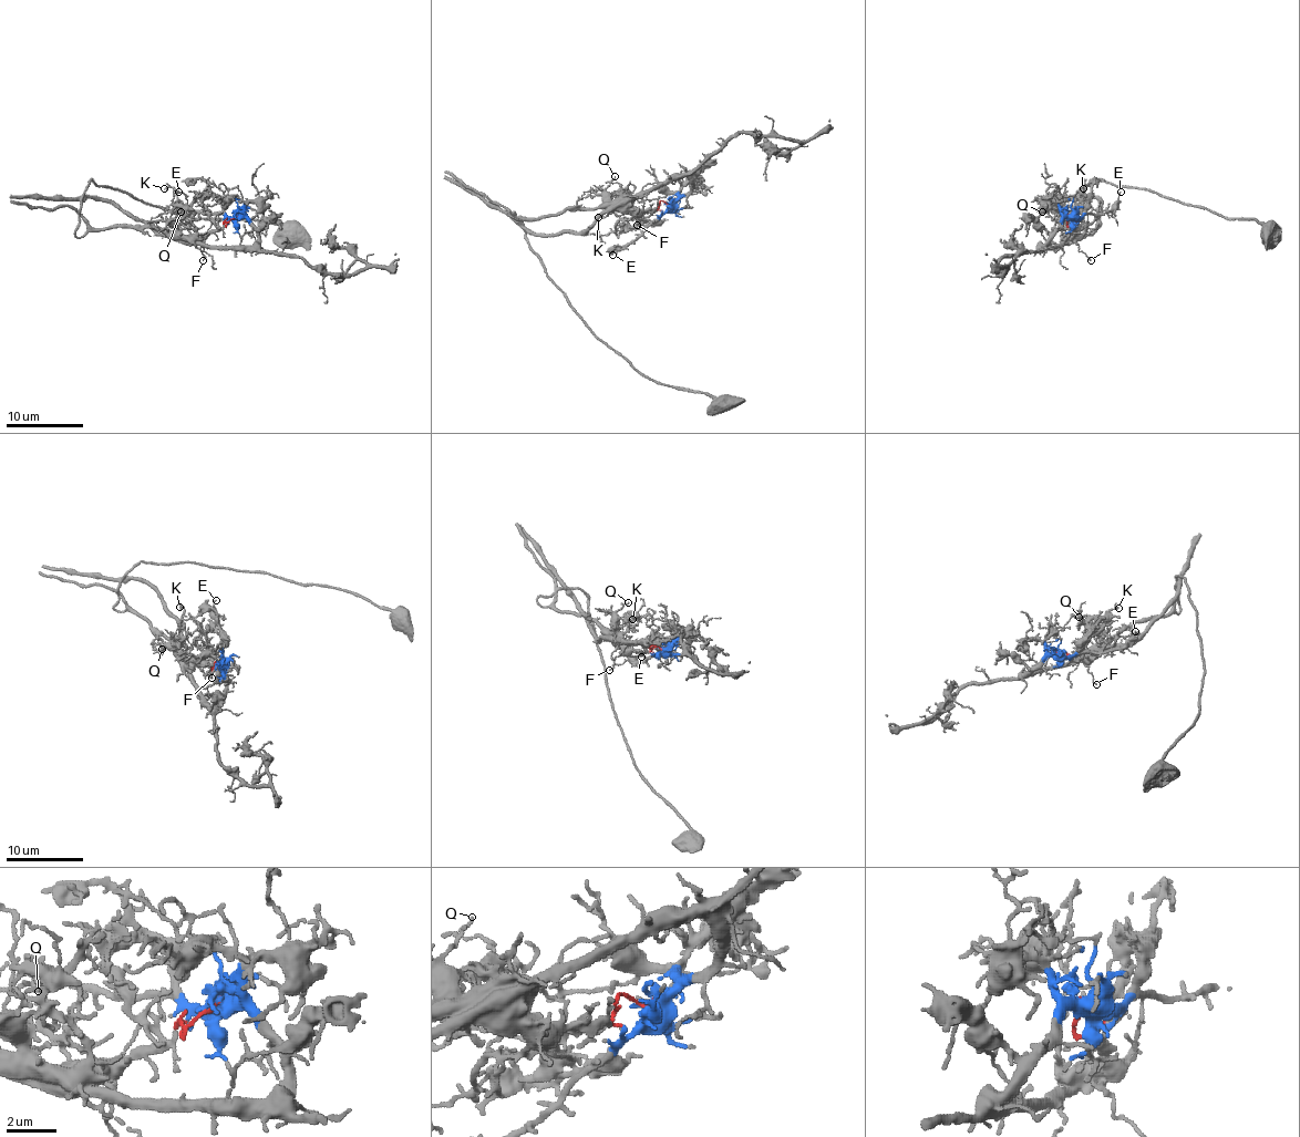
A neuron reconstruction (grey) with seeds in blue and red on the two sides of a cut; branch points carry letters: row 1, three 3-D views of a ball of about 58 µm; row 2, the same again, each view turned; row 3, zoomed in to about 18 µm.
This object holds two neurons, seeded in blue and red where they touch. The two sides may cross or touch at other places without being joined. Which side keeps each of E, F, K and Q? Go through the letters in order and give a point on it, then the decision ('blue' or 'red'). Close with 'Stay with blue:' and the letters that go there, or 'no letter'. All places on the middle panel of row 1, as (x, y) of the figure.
E: at (612, 255); blue
F: at (637, 225); red
K: at (598, 217); red
Q: at (615, 176); red
Stay with blue: E

